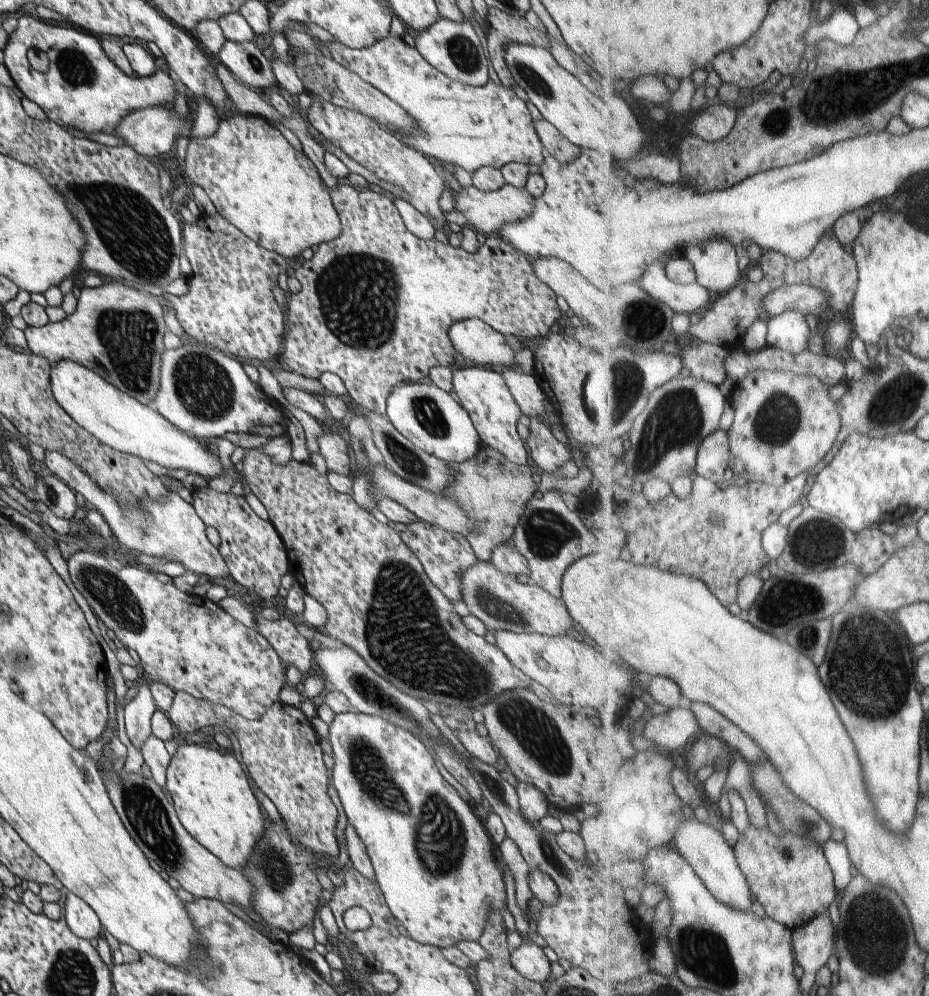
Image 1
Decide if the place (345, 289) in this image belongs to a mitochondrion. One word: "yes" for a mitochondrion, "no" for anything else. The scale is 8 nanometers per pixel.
yes

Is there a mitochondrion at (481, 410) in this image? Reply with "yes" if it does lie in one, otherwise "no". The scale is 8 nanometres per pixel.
no

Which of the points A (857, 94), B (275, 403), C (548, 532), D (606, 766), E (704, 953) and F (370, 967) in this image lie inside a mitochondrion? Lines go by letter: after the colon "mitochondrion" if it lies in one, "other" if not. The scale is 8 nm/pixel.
A: mitochondrion
B: other
C: mitochondrion
D: other
E: mitochondrion
F: other

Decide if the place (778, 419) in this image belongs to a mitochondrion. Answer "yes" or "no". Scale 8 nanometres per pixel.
yes

